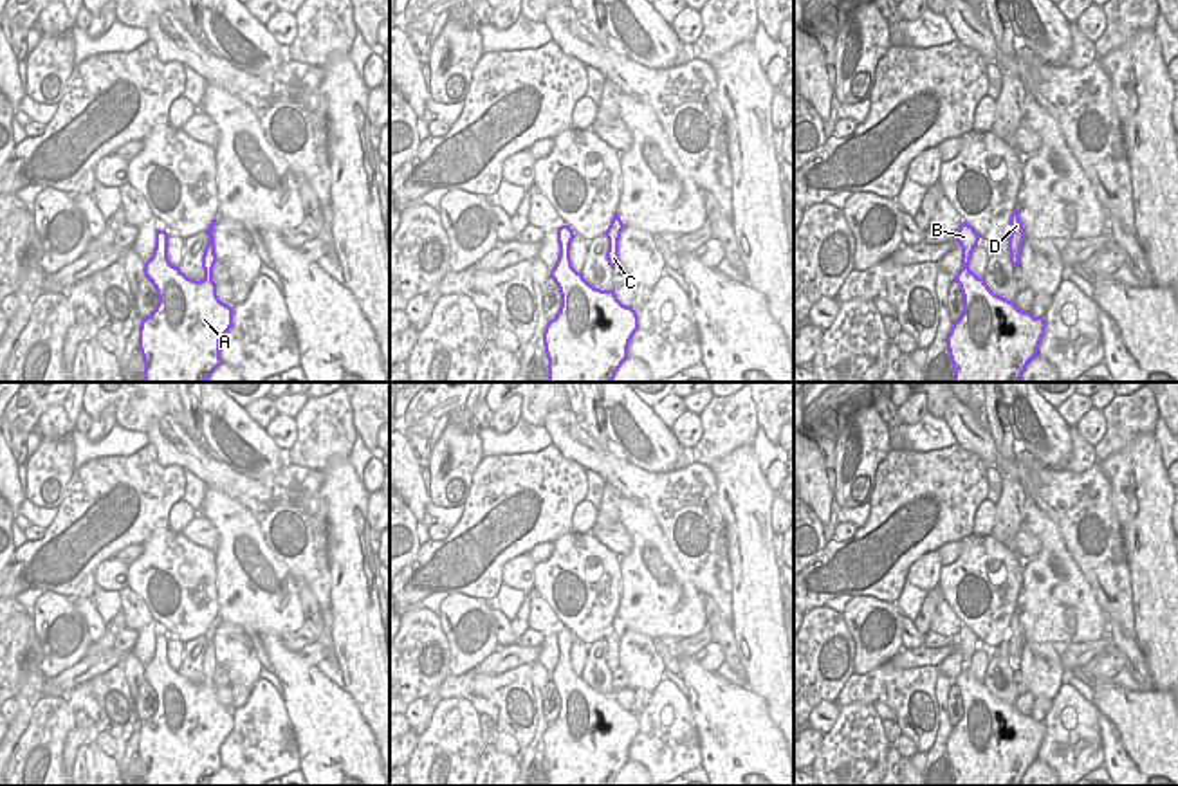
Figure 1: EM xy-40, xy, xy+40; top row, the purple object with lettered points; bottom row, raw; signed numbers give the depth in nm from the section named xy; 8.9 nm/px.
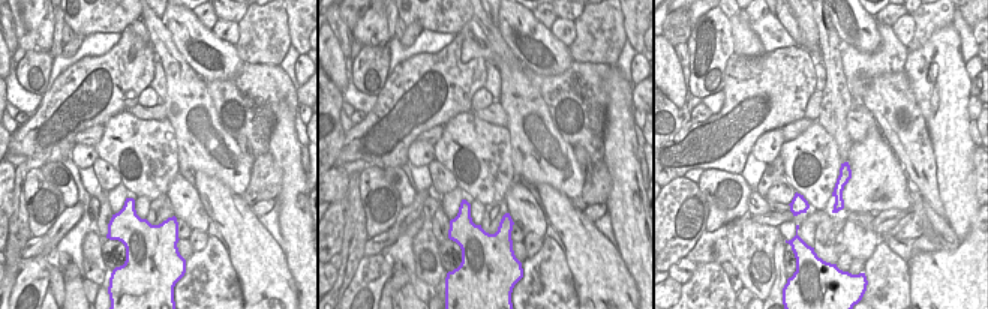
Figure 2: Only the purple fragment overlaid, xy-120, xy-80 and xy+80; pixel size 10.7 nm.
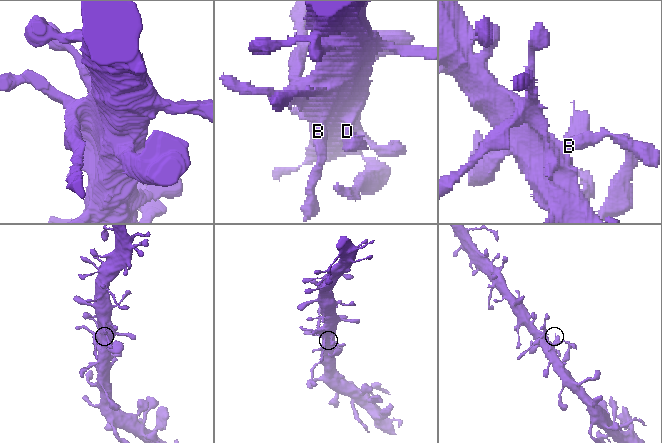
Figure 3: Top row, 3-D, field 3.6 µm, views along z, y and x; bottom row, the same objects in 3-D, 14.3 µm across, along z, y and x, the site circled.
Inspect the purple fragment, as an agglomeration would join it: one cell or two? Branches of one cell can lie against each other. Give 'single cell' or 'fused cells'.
single cell

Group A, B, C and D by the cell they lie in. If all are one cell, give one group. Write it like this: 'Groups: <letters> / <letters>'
Groups: A B C D

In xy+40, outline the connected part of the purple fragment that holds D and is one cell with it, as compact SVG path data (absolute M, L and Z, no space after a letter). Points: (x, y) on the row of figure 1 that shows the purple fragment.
M1017 206L1010 215L1010 224L1012 233L1007 238L1008 240L1008 251L1010 251L1010 263L1012 267L1019 265L1019 256L1021 256L1021 249L1023 249L1023 242L1025 242L1025 229L1023 229L1023 222L1019 220L1019 211Z

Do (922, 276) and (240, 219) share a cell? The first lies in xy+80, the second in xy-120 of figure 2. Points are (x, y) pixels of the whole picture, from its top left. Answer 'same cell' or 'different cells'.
same cell

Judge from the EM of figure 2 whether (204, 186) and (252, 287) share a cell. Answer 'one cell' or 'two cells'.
one cell

